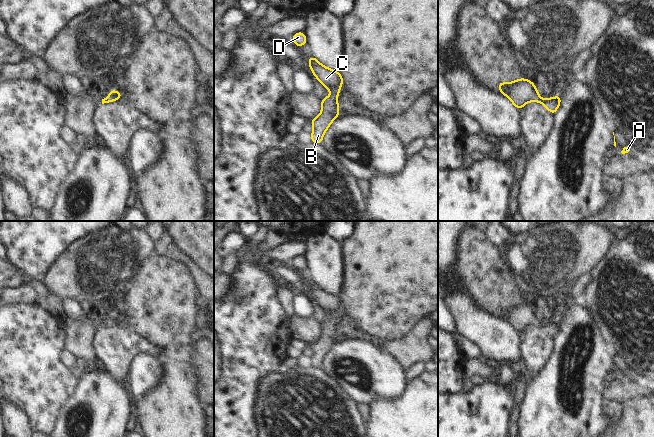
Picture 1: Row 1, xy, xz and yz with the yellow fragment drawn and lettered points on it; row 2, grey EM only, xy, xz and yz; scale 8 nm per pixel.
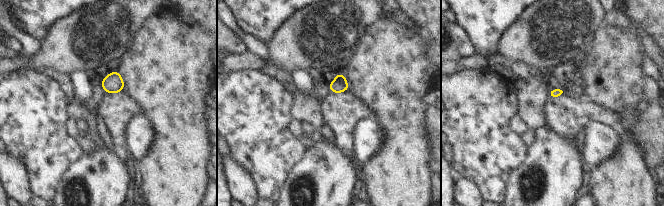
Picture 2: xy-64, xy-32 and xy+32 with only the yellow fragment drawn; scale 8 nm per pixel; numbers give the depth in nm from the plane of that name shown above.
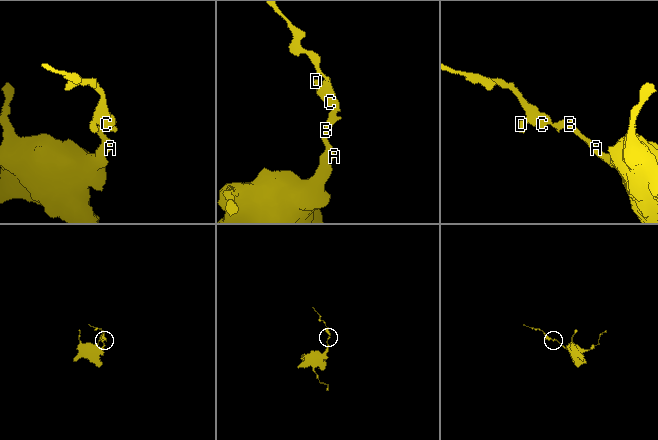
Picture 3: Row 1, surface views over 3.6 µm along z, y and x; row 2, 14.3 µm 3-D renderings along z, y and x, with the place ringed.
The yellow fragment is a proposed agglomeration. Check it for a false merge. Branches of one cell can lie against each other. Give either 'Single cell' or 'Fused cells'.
Single cell

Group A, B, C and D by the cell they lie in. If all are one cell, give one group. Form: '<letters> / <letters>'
A B C D

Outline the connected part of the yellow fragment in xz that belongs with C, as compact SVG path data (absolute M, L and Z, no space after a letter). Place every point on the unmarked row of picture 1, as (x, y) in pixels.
M313 279L307 284L312 298L317 304L325 310L327 315L332 317L321 324L320 338L310 345L313 355L311 356L311 366L320 368L323 366L323 360L332 346L340 339L338 319L343 301L340 296L322 289Z

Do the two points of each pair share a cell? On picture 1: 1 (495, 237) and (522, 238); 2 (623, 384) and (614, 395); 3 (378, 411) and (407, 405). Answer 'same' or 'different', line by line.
1: different
2: same
3: same

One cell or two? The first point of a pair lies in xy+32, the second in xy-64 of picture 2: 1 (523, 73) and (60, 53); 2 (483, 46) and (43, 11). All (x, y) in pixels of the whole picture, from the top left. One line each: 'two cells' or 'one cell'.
1: two cells
2: one cell

